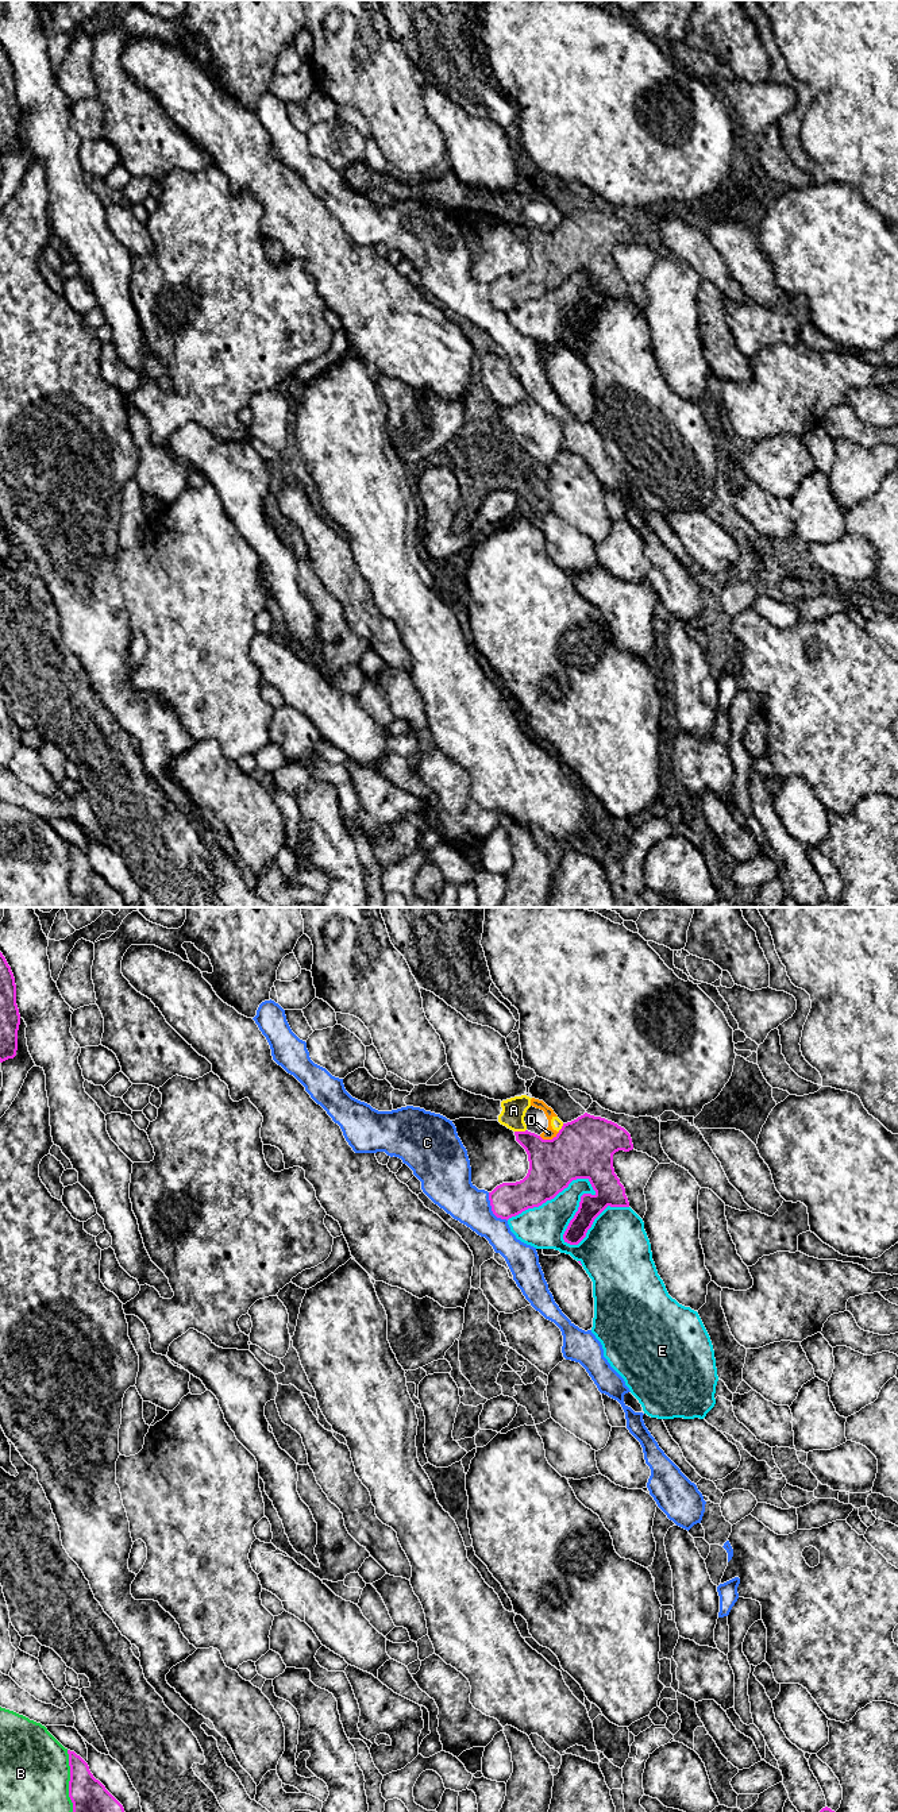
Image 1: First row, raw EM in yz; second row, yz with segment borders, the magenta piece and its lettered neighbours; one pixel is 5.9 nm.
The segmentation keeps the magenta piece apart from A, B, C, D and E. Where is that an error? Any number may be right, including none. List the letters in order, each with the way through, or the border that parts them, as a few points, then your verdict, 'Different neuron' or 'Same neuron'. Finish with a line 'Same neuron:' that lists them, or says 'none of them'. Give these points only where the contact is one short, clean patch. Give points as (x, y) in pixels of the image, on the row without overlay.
A: Boundary: yz (525, 222), (515, 224). Different neuron
B: Different neuron
C: Different neuron
D: Different neuron
E: Different neuron
Same neuron: none of them

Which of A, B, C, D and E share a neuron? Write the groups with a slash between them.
A D / B / C / E

